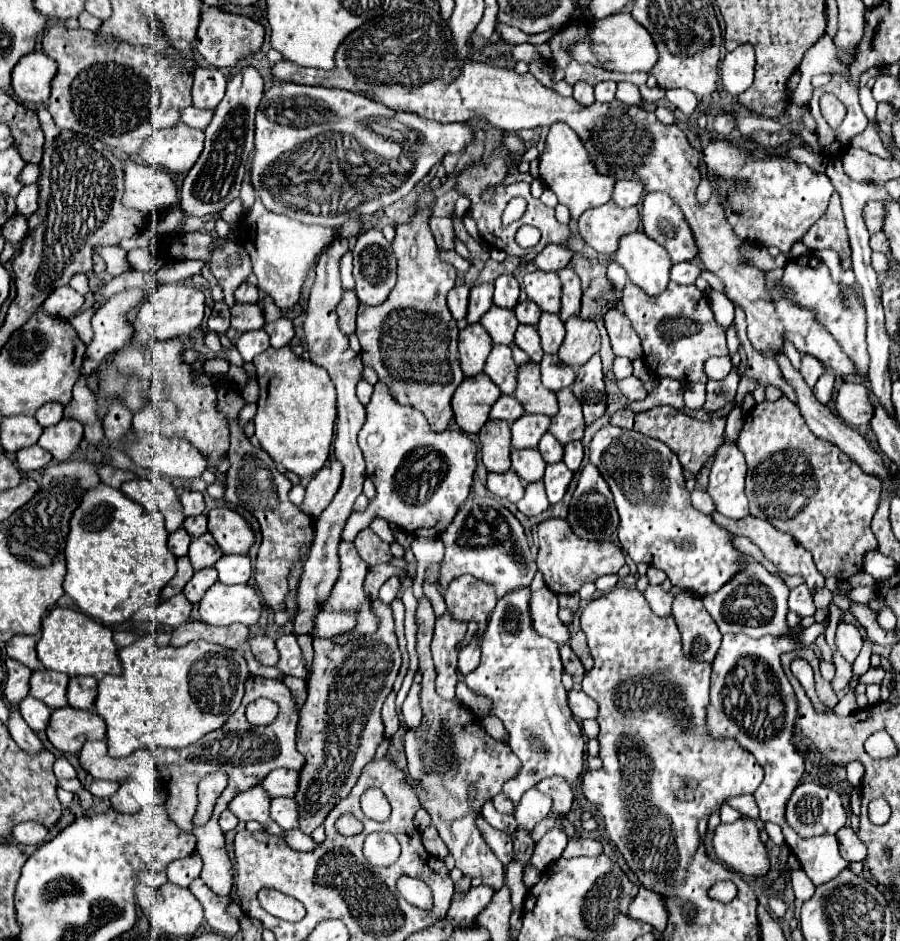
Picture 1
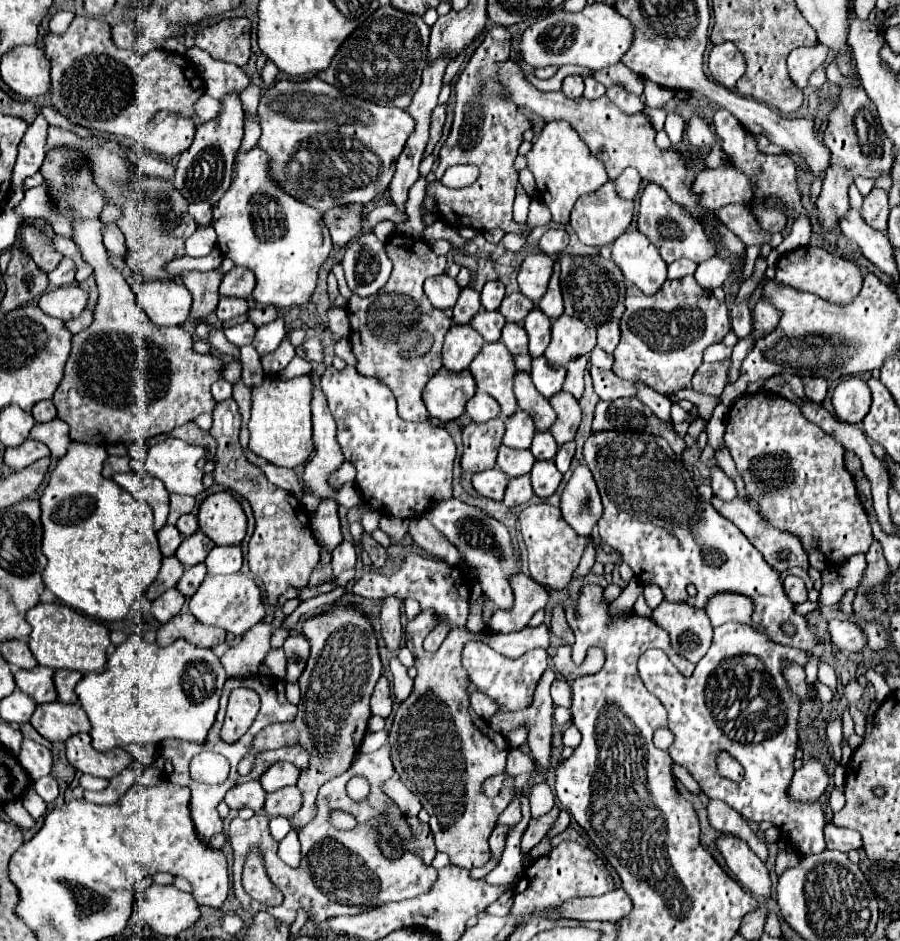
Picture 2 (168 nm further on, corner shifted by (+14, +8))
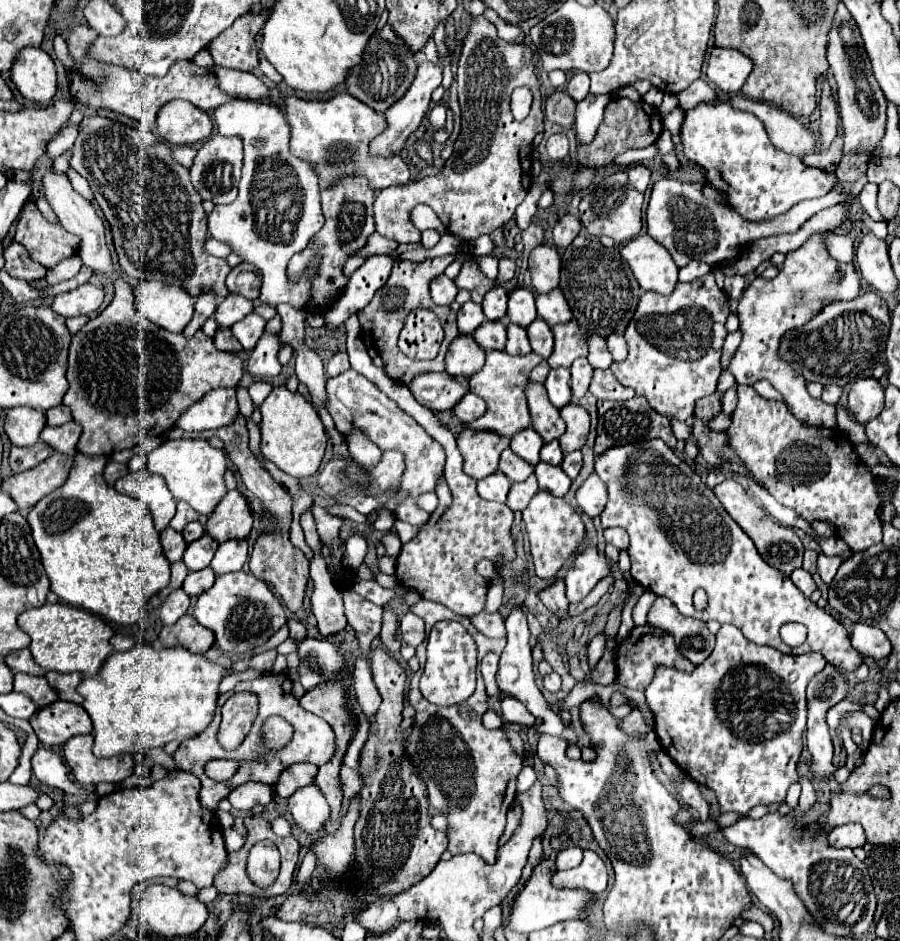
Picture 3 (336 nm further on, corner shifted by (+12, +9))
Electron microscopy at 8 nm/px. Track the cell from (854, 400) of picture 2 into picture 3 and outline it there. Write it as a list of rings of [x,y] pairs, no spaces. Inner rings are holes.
[[[875,378],[857,380],[849,390],[849,412],[859,424],[867,424],[883,410],[883,386]]]

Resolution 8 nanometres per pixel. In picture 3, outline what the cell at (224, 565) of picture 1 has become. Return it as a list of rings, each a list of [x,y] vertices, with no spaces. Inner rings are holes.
[[[225,540],[219,544],[211,568],[217,576],[239,572],[247,560],[247,540]]]

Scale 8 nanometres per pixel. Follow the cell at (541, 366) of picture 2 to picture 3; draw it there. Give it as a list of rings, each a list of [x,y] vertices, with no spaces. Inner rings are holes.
[[[555,368],[549,372],[545,388],[549,392],[549,400],[553,406],[563,408],[571,404],[571,386],[569,386],[569,370],[567,368]]]

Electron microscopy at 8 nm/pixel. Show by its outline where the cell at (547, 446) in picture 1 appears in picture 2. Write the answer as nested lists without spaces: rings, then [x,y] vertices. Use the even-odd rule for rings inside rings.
[[[535,433],[533,443],[531,443],[531,453],[535,459],[553,459],[557,453],[557,441],[553,439],[551,433]]]

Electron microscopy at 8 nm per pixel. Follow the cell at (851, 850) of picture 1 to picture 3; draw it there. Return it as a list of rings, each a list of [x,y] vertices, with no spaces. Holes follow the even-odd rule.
[[[843,824],[829,832],[833,848],[859,848],[865,844],[865,830],[859,824]]]

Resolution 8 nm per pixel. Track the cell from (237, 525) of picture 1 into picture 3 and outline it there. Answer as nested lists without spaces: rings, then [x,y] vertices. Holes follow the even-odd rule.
[[[231,490],[217,504],[215,512],[207,520],[207,534],[217,542],[231,538],[247,538],[251,532],[253,514],[245,496],[237,490]]]

